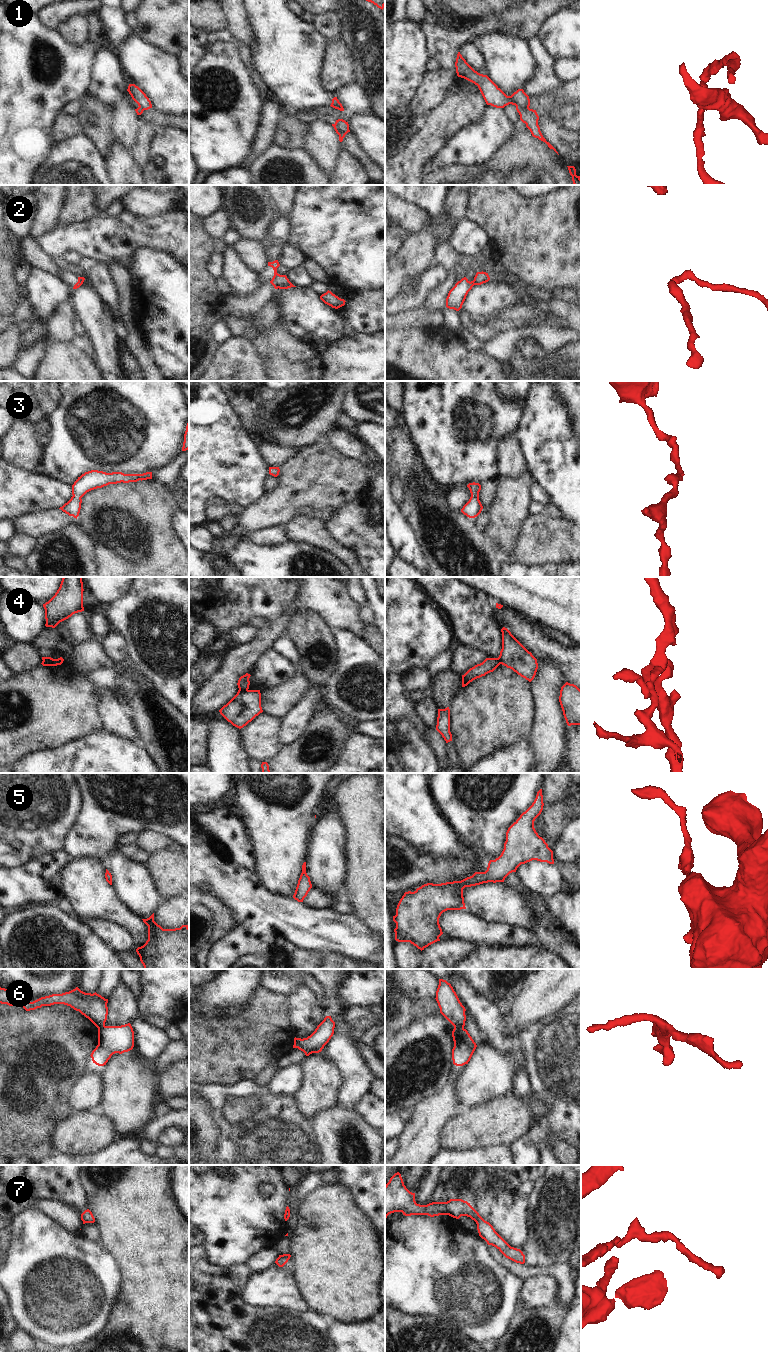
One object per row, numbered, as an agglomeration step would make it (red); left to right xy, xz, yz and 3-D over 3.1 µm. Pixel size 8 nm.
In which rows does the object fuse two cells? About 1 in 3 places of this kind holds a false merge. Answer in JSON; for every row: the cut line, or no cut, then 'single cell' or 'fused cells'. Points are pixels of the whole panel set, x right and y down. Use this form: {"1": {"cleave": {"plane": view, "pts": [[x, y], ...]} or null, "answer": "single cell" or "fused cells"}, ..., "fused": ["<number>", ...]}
{"1": {"cleave": {"plane": "yz", "pts": [[516, 106], [528, 107]]}, "answer": "fused cells"}, "2": {"cleave": {"plane": "xz", "pts": [[277, 273], [273, 277]]}, "answer": "fused cells"}, "3": {"cleave": null, "answer": "single cell"}, "4": {"cleave": {"plane": "xz", "pts": [[239, 689], [247, 690]]}, "answer": "fused cells"}, "5": {"cleave": null, "answer": "single cell"}, "6": {"cleave": {"plane": "yz", "pts": [[463, 1026], [454, 1028]]}, "answer": "fused cells"}, "7": {"cleave": null, "answer": "single cell"}, "fused": ["1", "2", "4", "6"]}

